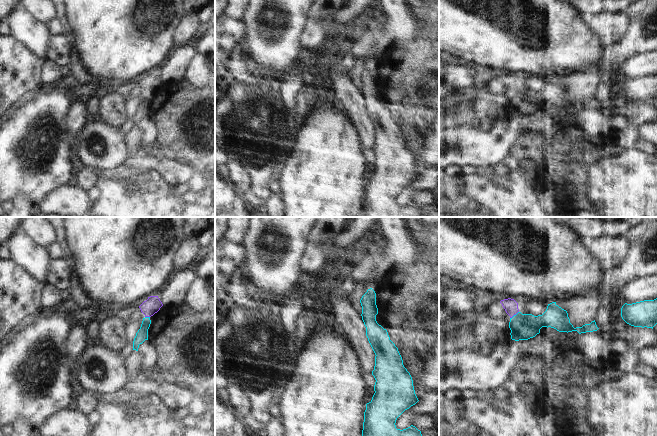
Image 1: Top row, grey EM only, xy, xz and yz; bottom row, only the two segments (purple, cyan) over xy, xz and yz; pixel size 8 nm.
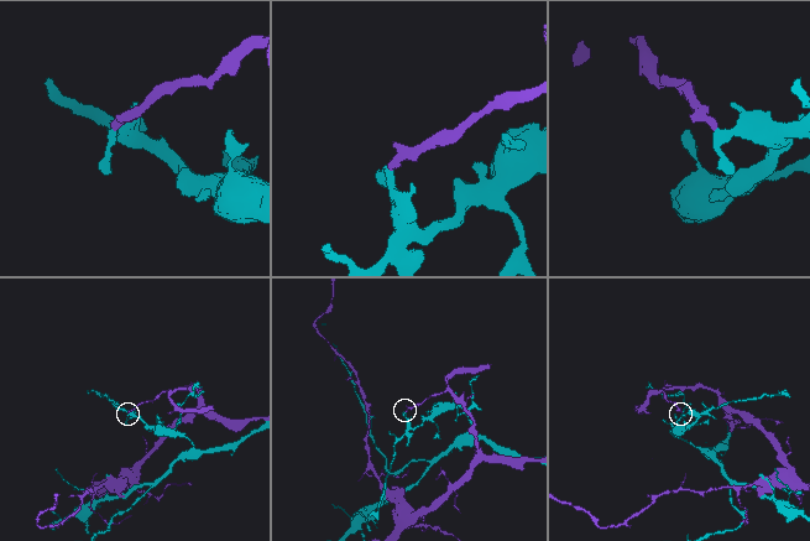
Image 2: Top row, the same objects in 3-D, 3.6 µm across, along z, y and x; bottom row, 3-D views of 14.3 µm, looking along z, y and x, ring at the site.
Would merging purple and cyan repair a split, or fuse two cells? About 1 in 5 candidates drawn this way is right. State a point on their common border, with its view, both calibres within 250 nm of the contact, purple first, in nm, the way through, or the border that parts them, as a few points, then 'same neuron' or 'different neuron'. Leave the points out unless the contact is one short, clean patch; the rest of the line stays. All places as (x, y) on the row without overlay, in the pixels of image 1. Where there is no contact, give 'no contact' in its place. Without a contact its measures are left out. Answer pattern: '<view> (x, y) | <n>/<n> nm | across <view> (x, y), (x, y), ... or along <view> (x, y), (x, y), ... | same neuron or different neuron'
yz (514, 90) | 110/200 nm | along yz (518, 87), (510, 94) | different neuron

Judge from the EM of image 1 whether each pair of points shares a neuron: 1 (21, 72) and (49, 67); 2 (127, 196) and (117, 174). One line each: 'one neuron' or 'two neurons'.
1: two neurons
2: two neurons

